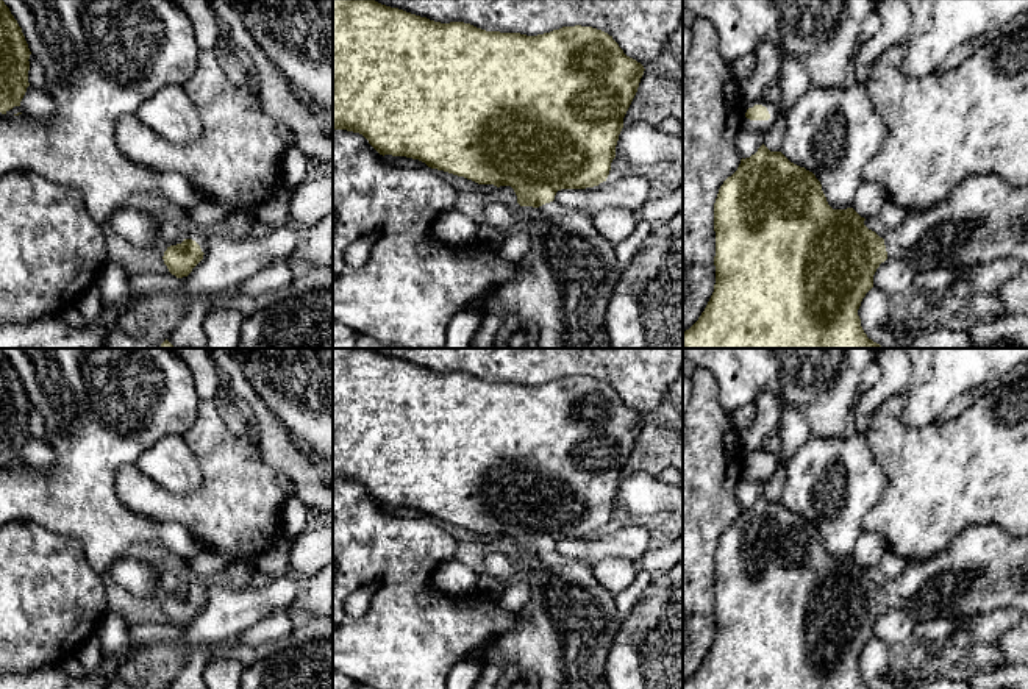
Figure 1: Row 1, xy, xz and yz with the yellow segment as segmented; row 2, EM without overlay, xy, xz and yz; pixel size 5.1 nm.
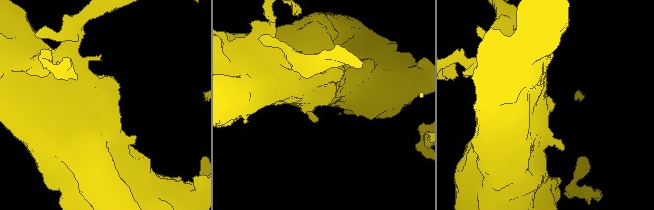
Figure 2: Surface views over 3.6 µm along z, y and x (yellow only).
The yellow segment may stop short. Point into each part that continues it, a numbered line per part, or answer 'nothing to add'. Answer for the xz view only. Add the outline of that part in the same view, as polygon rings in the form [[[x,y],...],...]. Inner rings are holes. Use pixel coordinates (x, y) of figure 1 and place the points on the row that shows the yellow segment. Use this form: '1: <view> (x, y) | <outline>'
1: xz (566, 278) | [[[555,200],[537,209],[539,216],[525,222],[531,245],[517,262],[519,272],[484,300],[484,314],[502,314],[505,319],[522,317],[533,322],[539,327],[539,348],[612,348],[606,330],[606,311],[622,272],[614,245],[597,231],[594,216],[587,212],[564,208]]]

